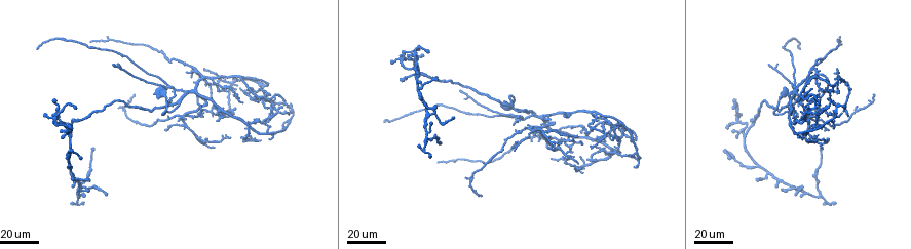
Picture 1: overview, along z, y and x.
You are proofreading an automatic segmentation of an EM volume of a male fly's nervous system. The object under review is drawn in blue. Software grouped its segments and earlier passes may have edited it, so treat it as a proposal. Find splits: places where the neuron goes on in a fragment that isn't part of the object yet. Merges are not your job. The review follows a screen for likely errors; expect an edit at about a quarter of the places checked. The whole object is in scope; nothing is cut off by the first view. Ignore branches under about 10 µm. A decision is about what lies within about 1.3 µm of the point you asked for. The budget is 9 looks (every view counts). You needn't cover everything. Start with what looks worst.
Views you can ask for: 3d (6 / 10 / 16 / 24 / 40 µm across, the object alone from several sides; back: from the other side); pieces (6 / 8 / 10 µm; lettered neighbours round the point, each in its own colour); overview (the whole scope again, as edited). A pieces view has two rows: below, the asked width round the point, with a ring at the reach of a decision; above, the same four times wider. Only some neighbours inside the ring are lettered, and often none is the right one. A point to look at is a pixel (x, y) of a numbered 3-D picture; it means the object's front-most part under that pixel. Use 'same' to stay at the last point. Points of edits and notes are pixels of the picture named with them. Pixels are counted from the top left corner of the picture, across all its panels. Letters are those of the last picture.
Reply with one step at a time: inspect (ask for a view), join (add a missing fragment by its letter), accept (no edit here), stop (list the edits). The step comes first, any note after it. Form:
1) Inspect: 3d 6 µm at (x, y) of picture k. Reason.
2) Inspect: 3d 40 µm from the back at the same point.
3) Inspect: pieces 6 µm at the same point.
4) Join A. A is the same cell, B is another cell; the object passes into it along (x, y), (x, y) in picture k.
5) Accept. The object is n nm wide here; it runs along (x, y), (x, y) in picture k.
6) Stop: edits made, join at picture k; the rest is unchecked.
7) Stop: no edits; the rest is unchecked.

Inspect: 3d 40 µm at (769, 64) of picture 1. An open end.

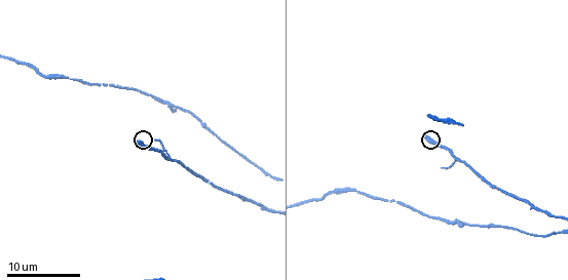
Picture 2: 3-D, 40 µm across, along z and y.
Inspect: pieces 10 µm at (424, 137) of picture 2.

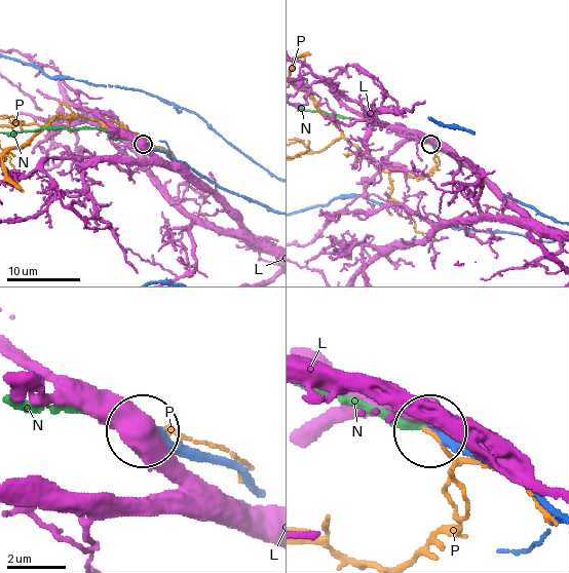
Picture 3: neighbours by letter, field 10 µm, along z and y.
Join N. N is the same cell, L and P are other cells; it goes on there.

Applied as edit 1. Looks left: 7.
Inspect: 3d 40 µm at (631, 155) of picture 1. Tapers out.

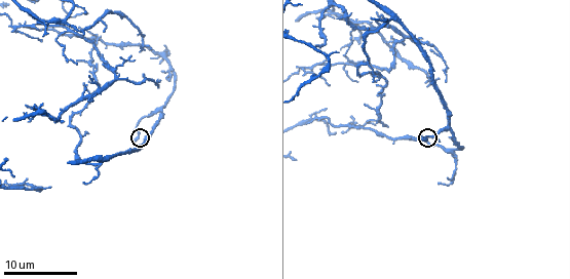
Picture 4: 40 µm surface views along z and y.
Inspect: pieces 6 µm at (423, 136) of picture 4. What lies round it.

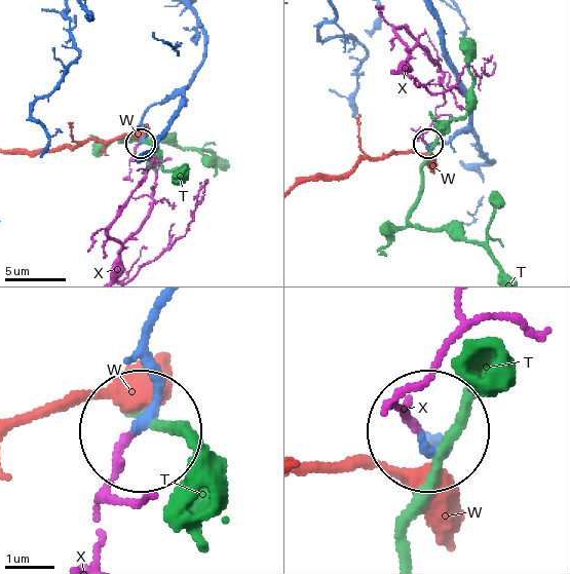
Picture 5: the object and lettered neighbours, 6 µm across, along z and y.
Accept. T, W and X are other cells; it runs along (432, 17), (469, 118), (432, 149), (427, 144) in picture 5; none of them fits.

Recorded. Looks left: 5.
Inspect: 3d 24 µm at (583, 142) of picture 1. Long arm stops here.

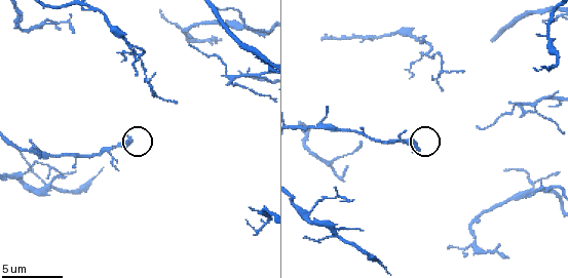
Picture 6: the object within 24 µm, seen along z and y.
Inspect: pieces 6 µm at (131, 138) of picture 6.

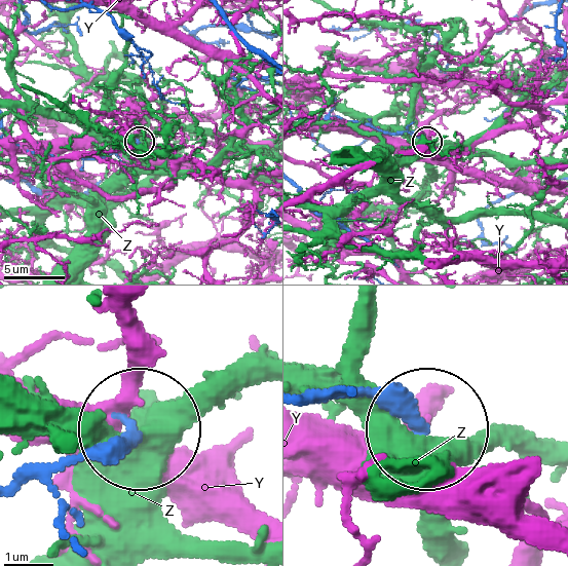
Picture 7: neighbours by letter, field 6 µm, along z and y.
Accept. The object is 270 nm wide here; Y and Z are other cells; none of them fits.

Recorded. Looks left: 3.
Inspect: 3d 24 µm at (89, 40) of picture 1.

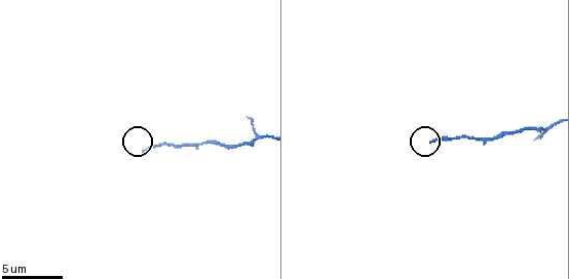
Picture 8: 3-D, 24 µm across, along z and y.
Inspect: pieces 8 µm at (144, 149) of picture 8.

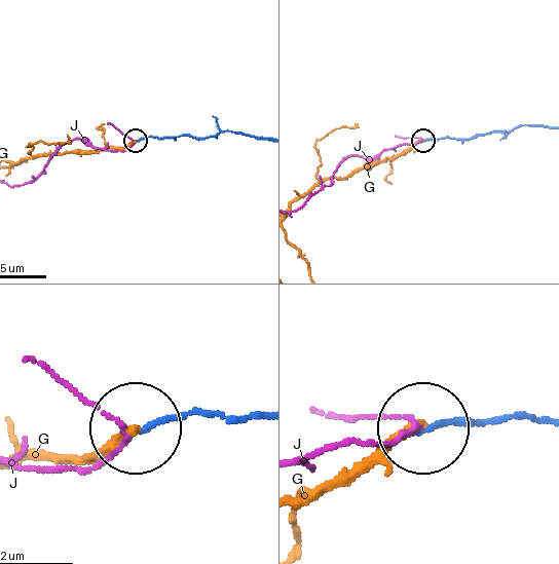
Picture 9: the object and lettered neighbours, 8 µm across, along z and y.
Join J. J is the same cell, G is another cell; the object passes into it along (519, 419), (457, 419), (301, 458) in picture 9; the neuron continues.

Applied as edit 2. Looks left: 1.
Stop: edits made, join at picture 3, join at picture 9; the rest is unchecked.

